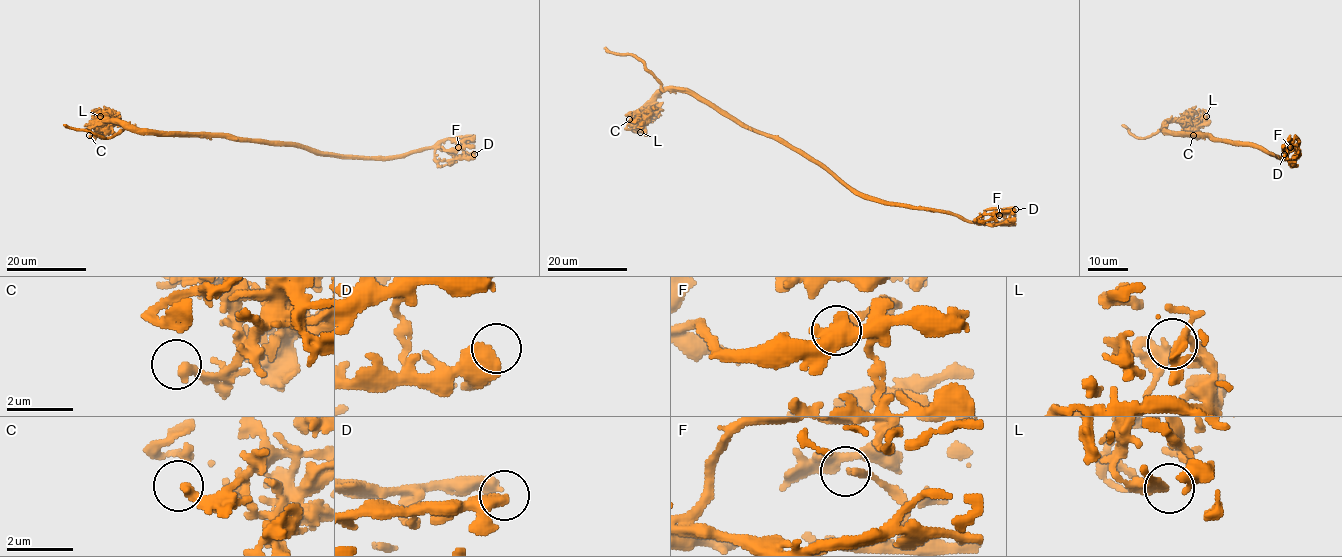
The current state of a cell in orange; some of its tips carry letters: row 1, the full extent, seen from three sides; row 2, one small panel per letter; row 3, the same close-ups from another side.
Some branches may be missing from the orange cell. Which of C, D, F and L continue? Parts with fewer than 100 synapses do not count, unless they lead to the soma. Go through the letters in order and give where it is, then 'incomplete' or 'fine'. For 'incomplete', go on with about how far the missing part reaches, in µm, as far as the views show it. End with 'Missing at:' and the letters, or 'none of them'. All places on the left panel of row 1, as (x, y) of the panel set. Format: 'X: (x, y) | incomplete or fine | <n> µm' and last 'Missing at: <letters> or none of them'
C: (89, 135) | fine
D: (474, 154) | fine
F: (458, 147) | fine
L: (100, 116) | fine
Missing at: none of them

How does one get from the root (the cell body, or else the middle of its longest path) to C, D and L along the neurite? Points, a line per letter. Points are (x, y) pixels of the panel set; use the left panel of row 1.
C: (263, 142), (223, 136), (158, 135), (136, 127), (124, 127), (117, 121), (105, 121), (94, 136), (89, 135)
D: (263, 142), (297, 143), (321, 152), (364, 157), (387, 157), (425, 148), (434, 149), (437, 160), (474, 154)
L: (263, 142), (223, 136), (158, 135), (94, 117), (100, 116)

